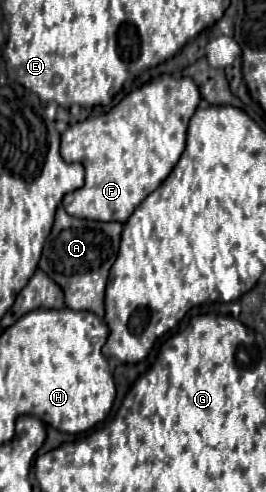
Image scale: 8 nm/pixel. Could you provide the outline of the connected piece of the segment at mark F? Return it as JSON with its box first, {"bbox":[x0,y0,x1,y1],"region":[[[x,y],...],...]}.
{"bbox":[61,76,201,224],"region":[[[161,76],[129,92],[109,112],[69,126],[61,136],[61,156],[65,162],[87,162],[87,182],[63,198],[63,208],[77,218],[125,224],[137,204],[175,168],[185,150],[187,122],[199,102],[201,94],[191,78]]]}

